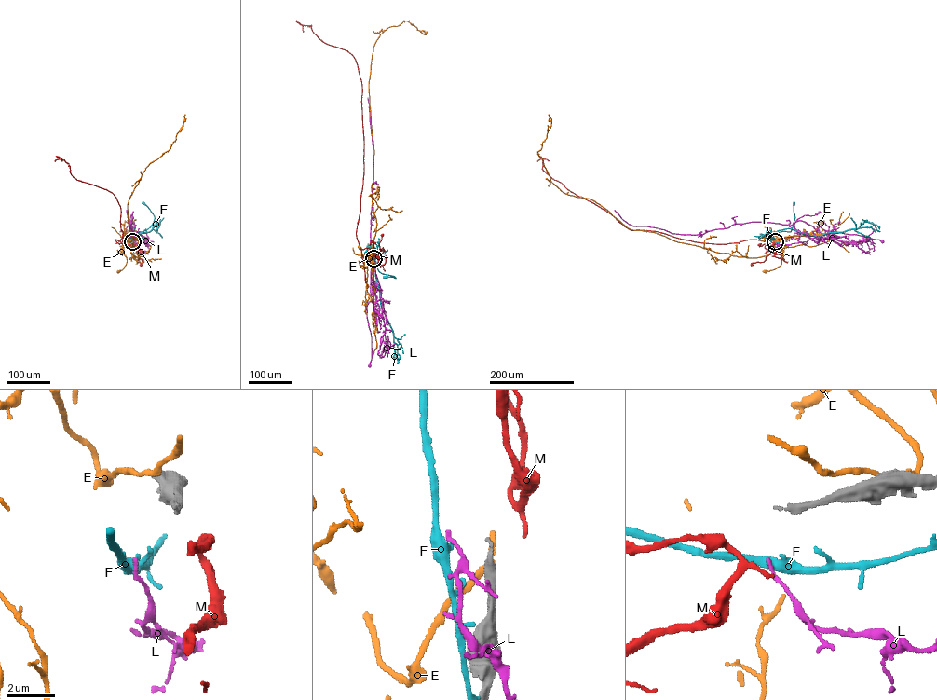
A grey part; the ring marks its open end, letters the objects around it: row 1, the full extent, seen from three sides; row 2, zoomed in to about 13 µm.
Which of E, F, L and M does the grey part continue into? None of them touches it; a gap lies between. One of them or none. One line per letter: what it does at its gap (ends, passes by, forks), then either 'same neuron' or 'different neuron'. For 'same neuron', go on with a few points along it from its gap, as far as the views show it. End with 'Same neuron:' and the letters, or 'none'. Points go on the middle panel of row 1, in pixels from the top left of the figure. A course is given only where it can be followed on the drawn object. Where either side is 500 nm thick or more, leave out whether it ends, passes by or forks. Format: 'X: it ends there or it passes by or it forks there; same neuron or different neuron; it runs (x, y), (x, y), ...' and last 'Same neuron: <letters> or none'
E: it passes by; different neuron
F: it passes by; different neuron
L: it ends there; different neuron
M: it forks there; different neuron
Same neuron: none

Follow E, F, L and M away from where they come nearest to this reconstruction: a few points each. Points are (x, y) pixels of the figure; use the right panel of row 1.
E: (775, 241), (783, 253), (781, 264), (765, 271)
F: (775, 242), (766, 236), (791, 230), (794, 216), (794, 203)
L: (775, 242), (790, 244), (815, 240), (821, 234), (817, 226), (827, 230), (882, 240)
M: (774, 242), (769, 246), (772, 253), (764, 262), (752, 265)

